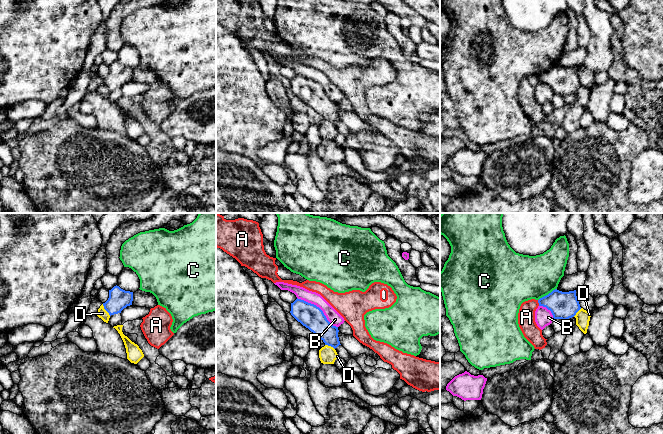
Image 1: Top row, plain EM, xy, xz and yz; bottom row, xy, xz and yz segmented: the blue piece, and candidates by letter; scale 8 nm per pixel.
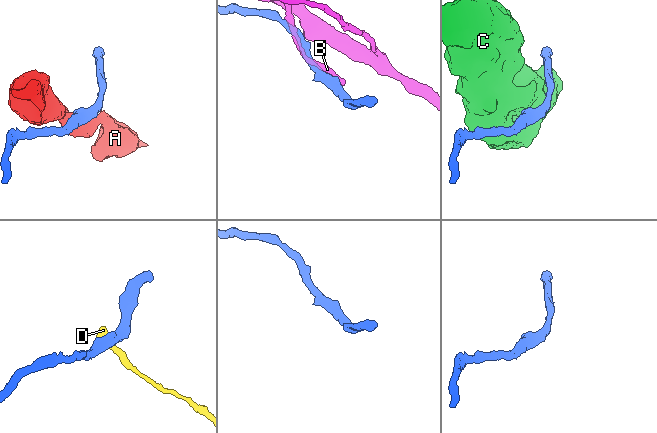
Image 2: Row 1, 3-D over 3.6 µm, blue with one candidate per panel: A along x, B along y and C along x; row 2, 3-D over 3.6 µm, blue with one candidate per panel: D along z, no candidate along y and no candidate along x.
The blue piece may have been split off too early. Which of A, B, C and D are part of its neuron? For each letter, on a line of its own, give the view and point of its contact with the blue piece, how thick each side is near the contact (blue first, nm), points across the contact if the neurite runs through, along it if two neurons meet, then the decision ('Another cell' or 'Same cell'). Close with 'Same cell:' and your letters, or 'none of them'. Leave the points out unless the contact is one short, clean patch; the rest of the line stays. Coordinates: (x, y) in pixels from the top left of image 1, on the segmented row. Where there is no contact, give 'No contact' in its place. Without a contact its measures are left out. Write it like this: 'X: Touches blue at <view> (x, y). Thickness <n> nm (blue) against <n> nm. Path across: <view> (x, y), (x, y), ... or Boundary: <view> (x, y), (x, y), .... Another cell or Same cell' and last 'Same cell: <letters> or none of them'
A: Touches blue at yz (538, 302). Thickness 220 nm (blue) against 140 nm. Boundary: yz (537, 300), (539, 305). Another cell
B: Touches blue at xz (319, 308). Thickness 190 nm (blue) against 110 nm. Another cell
C: Touches blue at yz (548, 294). Thickness 220 nm (blue) against 360 nm. Another cell
D: Touches blue at xy (105, 309). Thickness 160 nm (blue) against 80 nm. Boundary: xy (102, 304), (103, 308), (110, 315). Another cell
Same cell: none of them

